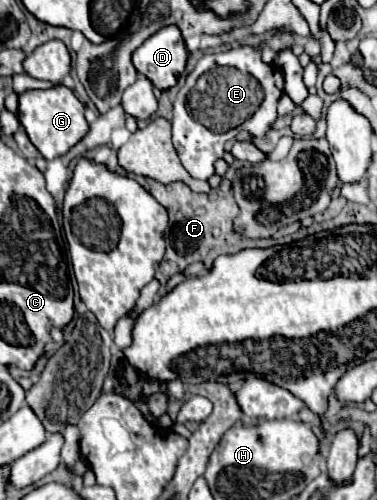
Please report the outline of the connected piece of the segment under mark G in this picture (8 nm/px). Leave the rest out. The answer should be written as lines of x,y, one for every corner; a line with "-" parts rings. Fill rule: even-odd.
56,86
50,90
28,90
20,94
18,100
20,100
18,120
22,128
26,130
28,138
32,140
32,144
36,146
36,150
46,160
64,156
88,132
88,122
84,118
84,106
74,96
74,92
66,86

